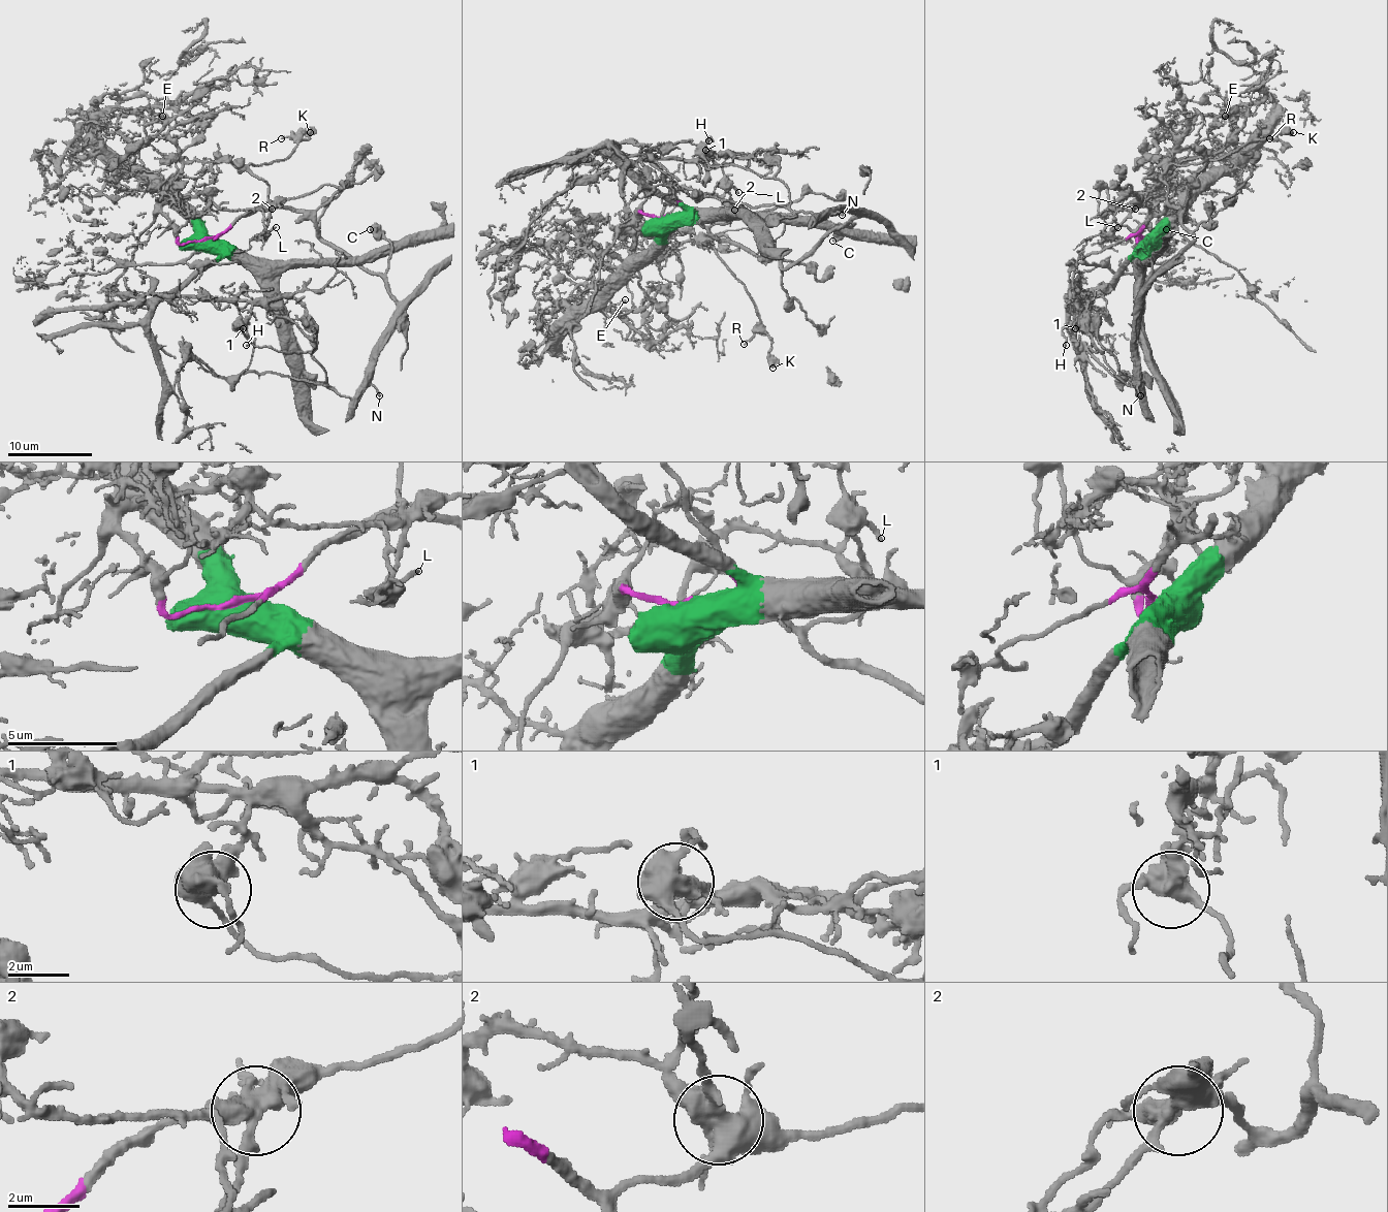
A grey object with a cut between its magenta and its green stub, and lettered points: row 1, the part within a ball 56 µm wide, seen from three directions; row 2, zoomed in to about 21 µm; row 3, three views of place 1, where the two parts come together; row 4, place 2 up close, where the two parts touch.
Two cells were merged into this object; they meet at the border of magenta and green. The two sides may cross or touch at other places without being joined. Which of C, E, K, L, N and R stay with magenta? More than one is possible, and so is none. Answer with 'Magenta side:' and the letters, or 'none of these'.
Magenta side: C, K, L, N, R

